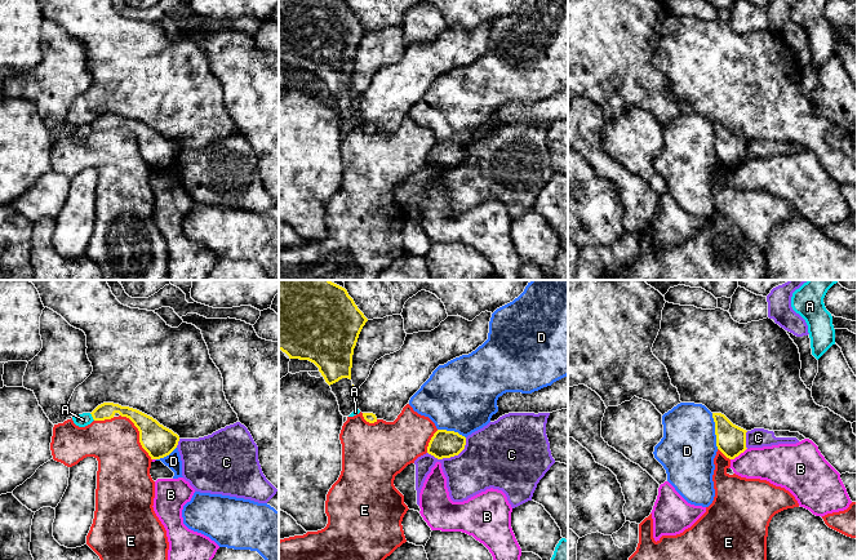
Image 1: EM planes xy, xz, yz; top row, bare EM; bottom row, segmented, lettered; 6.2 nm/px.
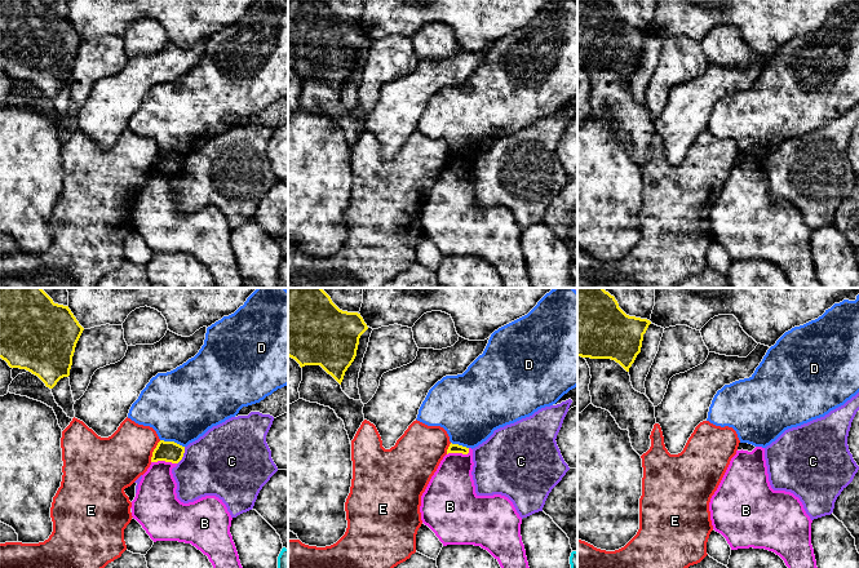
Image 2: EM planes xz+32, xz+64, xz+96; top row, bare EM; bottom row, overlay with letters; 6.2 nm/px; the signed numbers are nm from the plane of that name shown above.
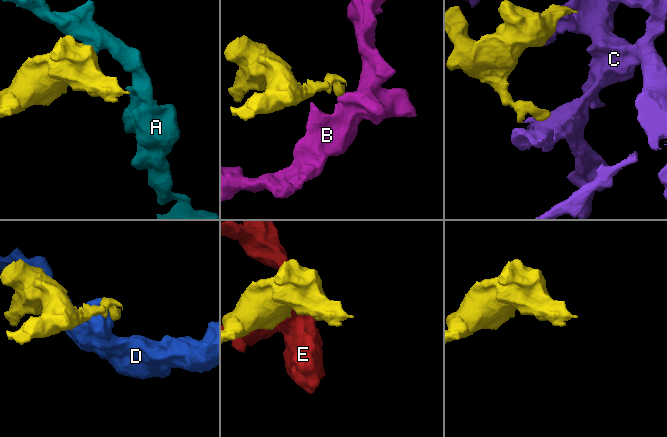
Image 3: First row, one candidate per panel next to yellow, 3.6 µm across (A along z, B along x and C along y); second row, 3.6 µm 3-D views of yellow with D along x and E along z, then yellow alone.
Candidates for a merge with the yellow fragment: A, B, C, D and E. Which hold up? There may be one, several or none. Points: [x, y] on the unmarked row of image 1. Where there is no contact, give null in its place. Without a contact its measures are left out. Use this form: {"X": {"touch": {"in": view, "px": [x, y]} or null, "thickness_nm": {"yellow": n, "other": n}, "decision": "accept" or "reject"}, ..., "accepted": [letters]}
{"A": {"touch": {"in": "xy", "px": [92, 127]}, "thickness_nm": {"yellow": 110, "other": 80}, "decision": "reject"}, "B": {"touch": {"in": "yz", "px": [738, 165]}, "thickness_nm": {"yellow": 190, "other": 240}, "decision": "reject"}, "C": {"touch": {"in": "xz", "px": [451, 167]}, "thickness_nm": {"yellow": 180, "other": 360}, "decision": "reject"}, "D": {"touch": {"in": "yz", "px": [715, 142]}, "thickness_nm": {"yellow": 190, "other": 340}, "decision": "reject"}, "E": {"touch": {"in": "xy", "px": [140, 146]}, "thickness_nm": {"yellow": 200, "other": 320}, "decision": "reject"}, "accepted": []}

